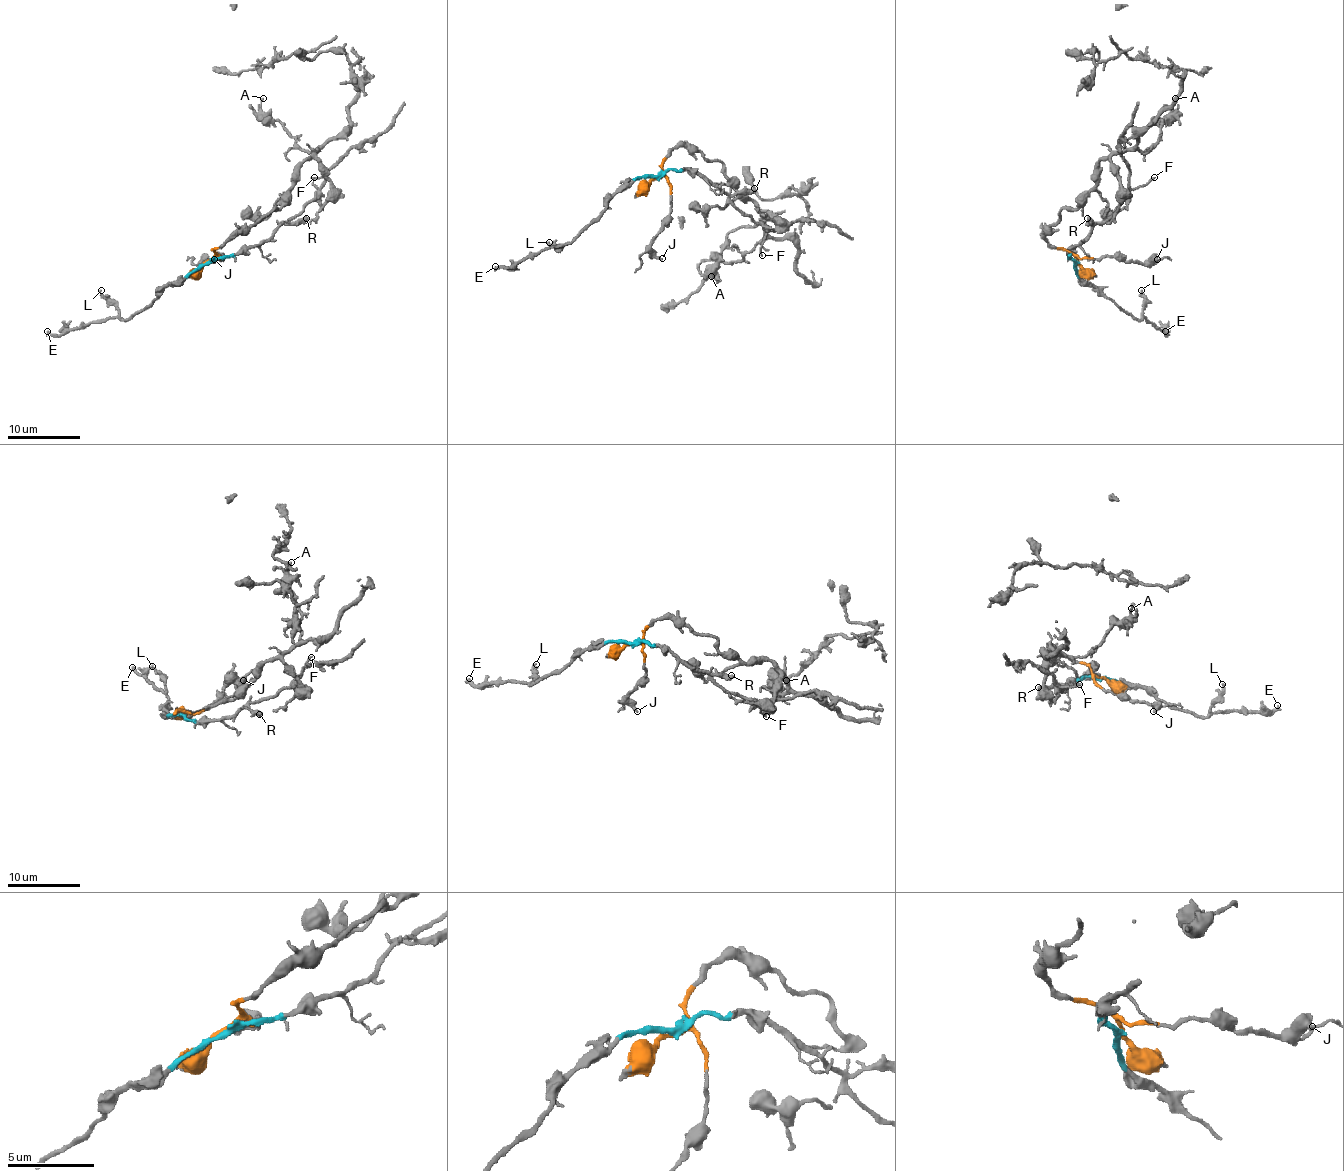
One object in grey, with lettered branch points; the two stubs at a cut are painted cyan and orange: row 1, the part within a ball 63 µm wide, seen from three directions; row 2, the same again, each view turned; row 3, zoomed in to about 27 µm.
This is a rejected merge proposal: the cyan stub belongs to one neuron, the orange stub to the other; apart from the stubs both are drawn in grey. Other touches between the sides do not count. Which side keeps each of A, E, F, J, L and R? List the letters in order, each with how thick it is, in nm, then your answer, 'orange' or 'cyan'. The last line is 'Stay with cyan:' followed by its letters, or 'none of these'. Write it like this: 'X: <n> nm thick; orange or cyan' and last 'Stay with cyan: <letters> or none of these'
A: 120 nm thick; orange
E: 280 nm thick; cyan
F: 140 nm thick; cyan
J: 240 nm thick; orange
L: 170 nm thick; cyan
R: 440 nm thick; cyan
Stay with cyan: E, F, L, R

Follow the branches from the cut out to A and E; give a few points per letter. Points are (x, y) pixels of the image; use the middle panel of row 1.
A: (657, 179), (675, 148), (693, 146), (722, 164), (760, 213), (764, 237), (711, 277)
E: (657, 177), (637, 177), (627, 182), (595, 219), (566, 244), (529, 253), (511, 266), (495, 266)

